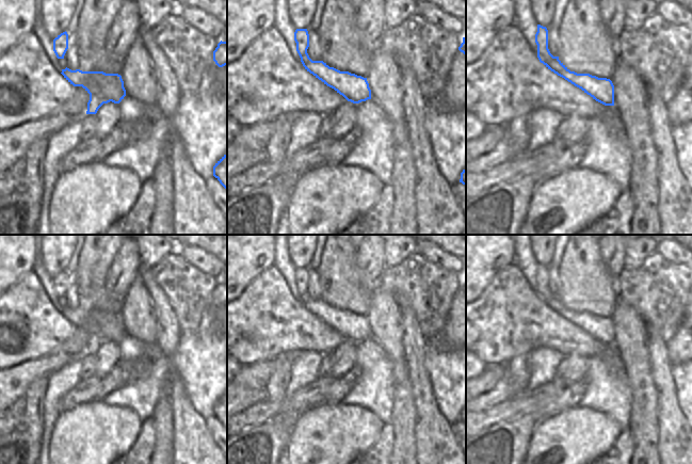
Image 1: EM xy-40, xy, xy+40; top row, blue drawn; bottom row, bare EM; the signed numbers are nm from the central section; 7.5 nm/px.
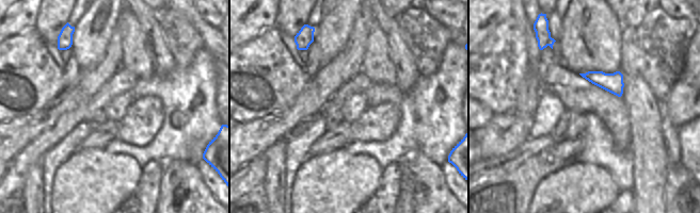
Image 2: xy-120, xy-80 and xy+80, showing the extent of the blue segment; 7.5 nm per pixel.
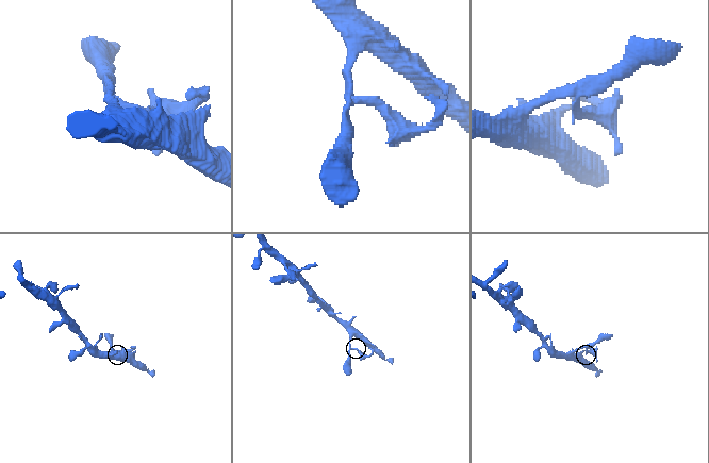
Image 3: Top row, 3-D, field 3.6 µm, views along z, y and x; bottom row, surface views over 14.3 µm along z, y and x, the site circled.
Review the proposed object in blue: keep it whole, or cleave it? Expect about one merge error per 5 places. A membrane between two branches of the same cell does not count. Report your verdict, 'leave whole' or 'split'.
leave whole

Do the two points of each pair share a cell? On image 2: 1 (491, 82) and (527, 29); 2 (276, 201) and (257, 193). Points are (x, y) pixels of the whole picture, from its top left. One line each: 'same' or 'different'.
1: different
2: different

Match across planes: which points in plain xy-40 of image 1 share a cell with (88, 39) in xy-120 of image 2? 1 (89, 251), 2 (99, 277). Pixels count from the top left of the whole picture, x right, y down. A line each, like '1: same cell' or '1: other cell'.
1: other cell
2: same cell

